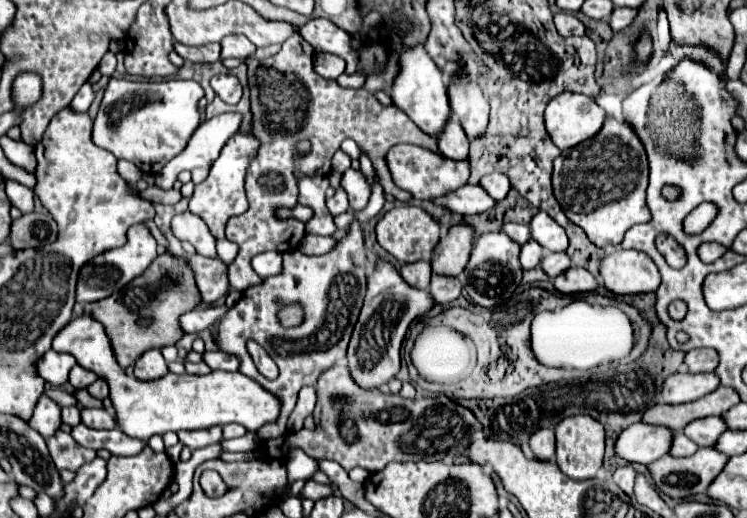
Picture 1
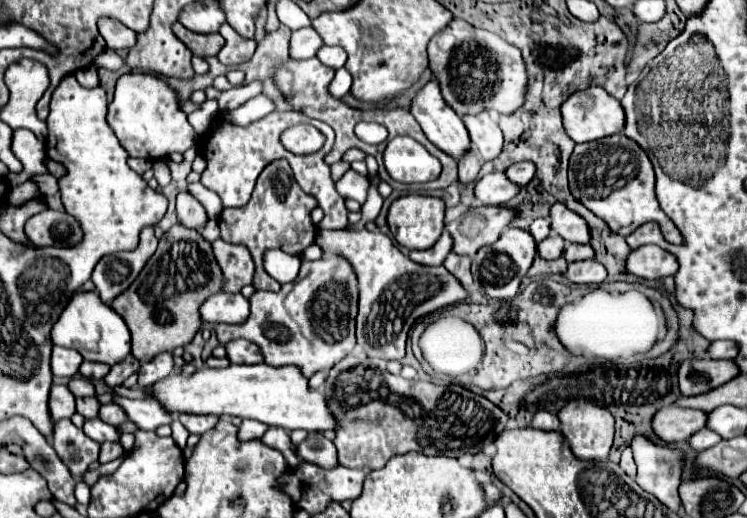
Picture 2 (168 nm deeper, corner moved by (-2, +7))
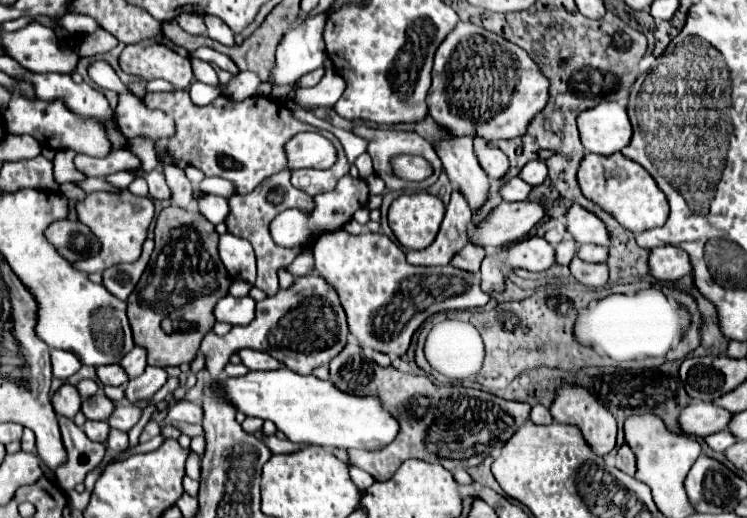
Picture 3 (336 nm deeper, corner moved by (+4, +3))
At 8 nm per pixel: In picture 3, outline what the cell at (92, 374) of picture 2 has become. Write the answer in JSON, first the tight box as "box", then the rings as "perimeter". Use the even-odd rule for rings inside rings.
{"box":[97,364,127,386],"perimeter":[[[109,364],[109,366],[99,366],[97,368],[97,378],[107,386],[121,386],[127,384],[127,376],[119,364]]]}

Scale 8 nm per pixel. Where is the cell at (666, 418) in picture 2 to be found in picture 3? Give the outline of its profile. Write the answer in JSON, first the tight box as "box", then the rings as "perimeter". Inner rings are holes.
{"box":[679,402,731,438],"perimeter":[[[697,402],[697,404],[685,406],[679,412],[679,428],[687,436],[705,438],[713,432],[725,430],[729,418],[731,418],[731,412],[717,408],[711,402]]]}

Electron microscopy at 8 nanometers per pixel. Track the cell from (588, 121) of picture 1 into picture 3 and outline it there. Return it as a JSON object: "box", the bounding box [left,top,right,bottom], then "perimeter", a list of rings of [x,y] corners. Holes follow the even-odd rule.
{"box":[577,102,631,154],"perimeter":[[[599,102],[591,110],[583,110],[577,118],[583,148],[595,154],[613,154],[623,150],[631,140],[631,124],[627,110],[617,102]]]}

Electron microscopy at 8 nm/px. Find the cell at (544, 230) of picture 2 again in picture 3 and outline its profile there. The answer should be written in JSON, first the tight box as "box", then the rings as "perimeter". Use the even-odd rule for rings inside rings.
{"box":[537,220,565,246],"perimeter":[[[547,220],[537,226],[537,236],[545,238],[547,242],[551,242],[551,246],[555,246],[565,236],[565,222],[563,220]]]}

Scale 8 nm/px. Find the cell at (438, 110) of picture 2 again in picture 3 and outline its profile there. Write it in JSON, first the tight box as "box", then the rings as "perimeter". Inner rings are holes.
{"box":[433,136,489,210],"perimeter":[[[453,136],[453,140],[439,140],[433,144],[433,148],[441,158],[445,174],[453,186],[459,188],[467,198],[471,210],[477,210],[487,198],[489,178],[477,162],[471,136]]]}

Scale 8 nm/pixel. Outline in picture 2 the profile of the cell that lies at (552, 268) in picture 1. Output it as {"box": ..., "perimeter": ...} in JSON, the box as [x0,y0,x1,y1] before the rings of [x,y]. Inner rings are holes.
{"box":[565,244,595,262],"perimeter":[[[567,244],[565,246],[565,260],[575,262],[575,260],[589,260],[595,258],[595,250],[591,244]]]}

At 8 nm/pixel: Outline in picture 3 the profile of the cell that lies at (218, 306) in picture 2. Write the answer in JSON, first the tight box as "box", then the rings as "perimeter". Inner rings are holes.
{"box":[213,294,255,326],"perimeter":[[[227,294],[217,302],[213,314],[217,322],[227,322],[231,326],[247,326],[255,316],[255,300],[249,296],[233,298]]]}

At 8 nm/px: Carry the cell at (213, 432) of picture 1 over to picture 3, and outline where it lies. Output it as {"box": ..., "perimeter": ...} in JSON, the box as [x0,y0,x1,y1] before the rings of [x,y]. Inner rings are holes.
{"box":[165,402,203,424],"perimeter":[[[177,402],[175,406],[169,408],[165,424],[171,424],[175,420],[189,422],[189,424],[201,424],[201,420],[203,420],[203,408],[197,406],[197,404],[191,404],[191,402]]]}

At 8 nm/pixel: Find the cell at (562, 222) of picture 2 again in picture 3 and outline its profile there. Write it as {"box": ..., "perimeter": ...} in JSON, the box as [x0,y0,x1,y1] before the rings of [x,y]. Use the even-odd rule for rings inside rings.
{"box":[565,204,609,246],"perimeter":[[[573,204],[567,210],[565,218],[567,218],[567,232],[575,238],[575,242],[579,244],[587,242],[587,244],[599,244],[599,246],[609,244],[605,224],[595,214],[581,208],[579,204]]]}

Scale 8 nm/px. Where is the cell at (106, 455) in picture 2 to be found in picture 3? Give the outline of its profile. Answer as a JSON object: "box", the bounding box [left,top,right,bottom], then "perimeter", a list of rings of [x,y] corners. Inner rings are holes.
{"box":[107,430,129,452],"perimeter":[[[111,430],[109,434],[109,440],[107,440],[107,446],[111,452],[123,452],[129,448],[129,440],[127,440],[127,434],[125,432],[119,432],[119,430]]]}

